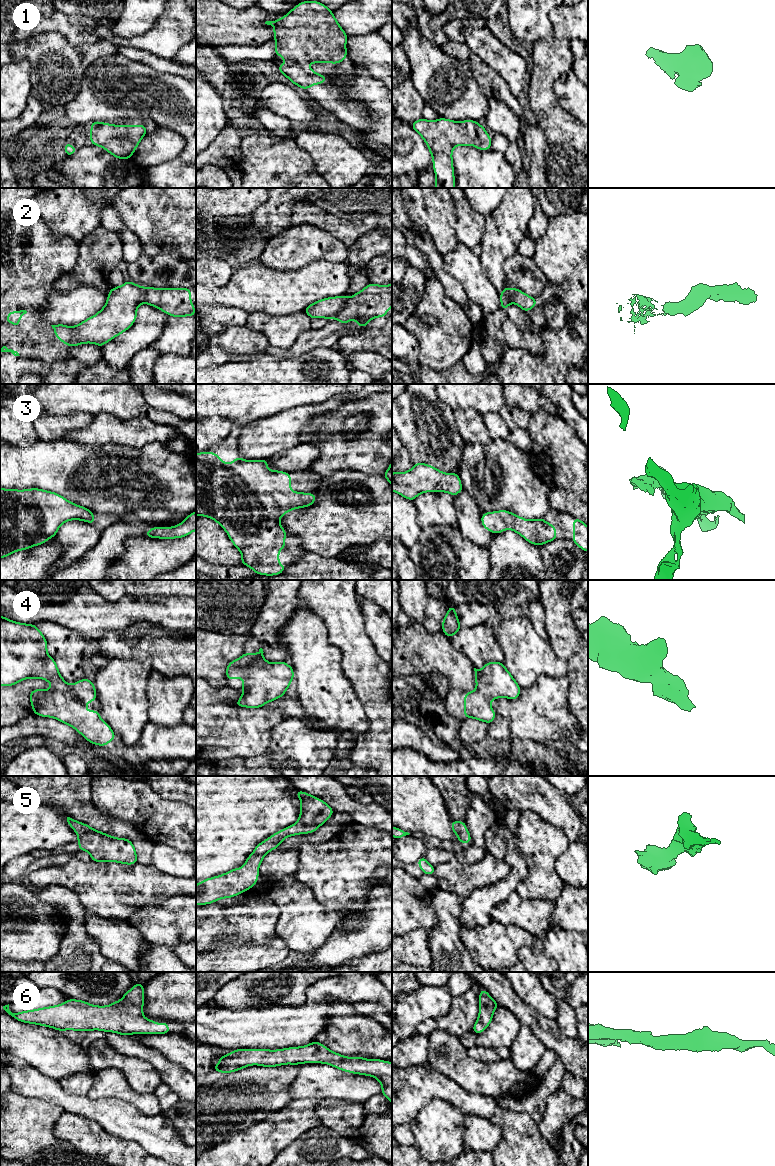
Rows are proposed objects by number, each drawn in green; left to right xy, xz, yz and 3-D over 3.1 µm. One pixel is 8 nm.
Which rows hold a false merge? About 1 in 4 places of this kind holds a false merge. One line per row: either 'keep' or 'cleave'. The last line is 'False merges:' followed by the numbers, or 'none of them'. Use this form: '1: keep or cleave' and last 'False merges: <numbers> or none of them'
1: keep
2: cleave
3: keep
4: keep
5: keep
6: keep
False merges: 2

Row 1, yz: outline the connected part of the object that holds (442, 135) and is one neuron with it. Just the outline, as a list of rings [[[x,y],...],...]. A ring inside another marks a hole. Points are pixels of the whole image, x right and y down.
[[[421,118],[411,123],[412,128],[424,139],[433,159],[435,188],[454,188],[455,178],[452,160],[453,148],[459,145],[490,150],[491,137],[477,121],[462,122],[439,118],[428,121]]]

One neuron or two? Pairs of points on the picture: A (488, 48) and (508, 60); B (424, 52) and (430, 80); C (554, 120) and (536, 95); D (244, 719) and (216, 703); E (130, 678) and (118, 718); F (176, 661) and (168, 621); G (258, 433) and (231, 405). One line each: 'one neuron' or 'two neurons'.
A: one neuron
B: one neuron
C: one neuron
D: one neuron
E: one neuron
F: two neurons
G: two neurons

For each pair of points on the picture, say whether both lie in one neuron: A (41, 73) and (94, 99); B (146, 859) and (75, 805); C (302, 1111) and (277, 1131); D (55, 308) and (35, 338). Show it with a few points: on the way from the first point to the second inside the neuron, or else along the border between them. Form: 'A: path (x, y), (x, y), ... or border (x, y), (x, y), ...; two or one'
A: border (87, 69), (76, 96), (63, 106); two
B: path (136, 839), (127, 830), (106, 825), (95, 818); one
C: path (296, 1117), (283, 1127); one
D: border (46, 296), (46, 303), (36, 313), (50, 325); two

